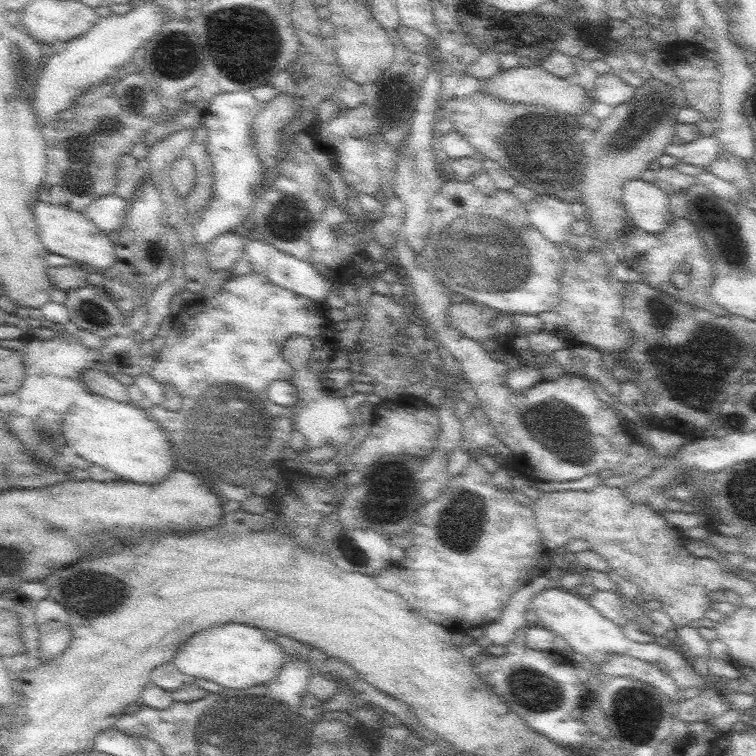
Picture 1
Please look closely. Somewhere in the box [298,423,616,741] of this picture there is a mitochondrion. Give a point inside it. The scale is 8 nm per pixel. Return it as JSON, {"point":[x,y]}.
{"point":[537,692]}

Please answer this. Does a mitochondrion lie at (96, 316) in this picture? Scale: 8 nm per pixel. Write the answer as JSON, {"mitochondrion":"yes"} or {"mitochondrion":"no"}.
{"mitochondrion":"yes"}

